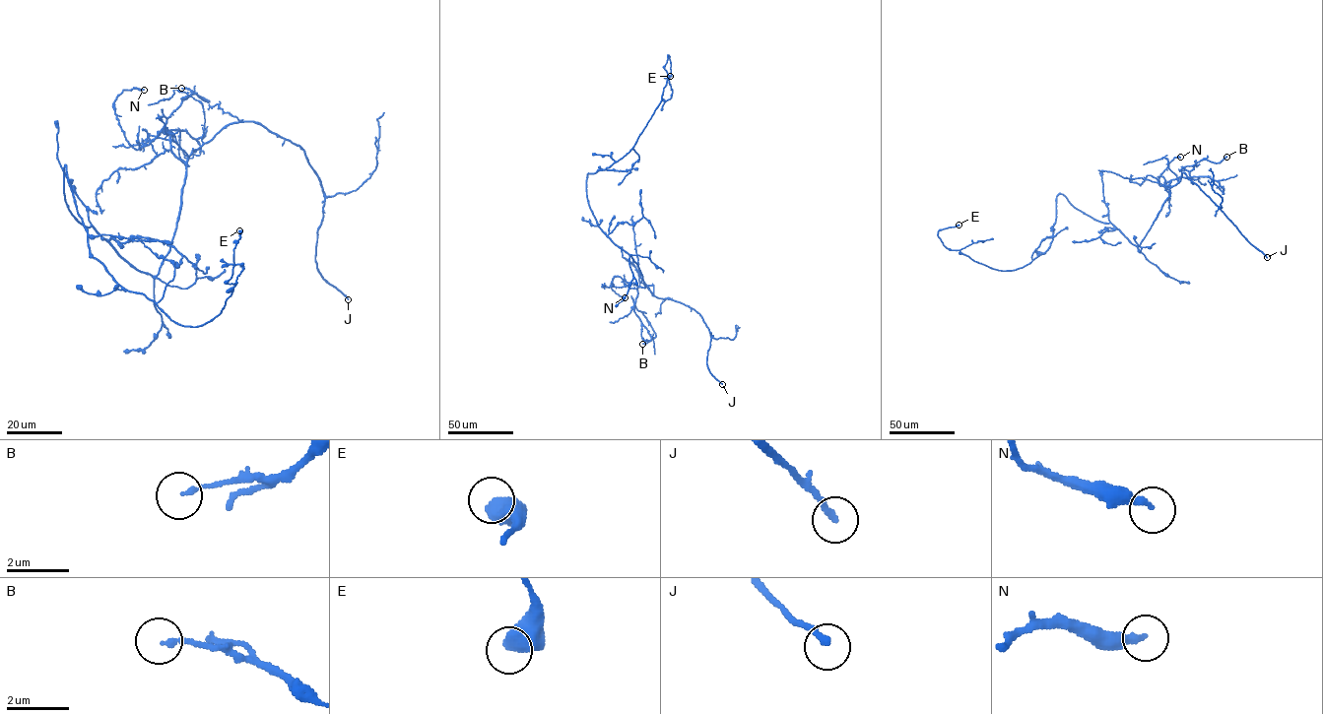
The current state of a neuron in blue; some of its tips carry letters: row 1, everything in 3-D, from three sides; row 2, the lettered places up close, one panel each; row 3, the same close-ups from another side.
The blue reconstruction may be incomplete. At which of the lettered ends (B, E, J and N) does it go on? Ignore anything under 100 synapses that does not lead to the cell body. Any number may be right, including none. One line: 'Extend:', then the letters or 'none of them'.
Extend: J

